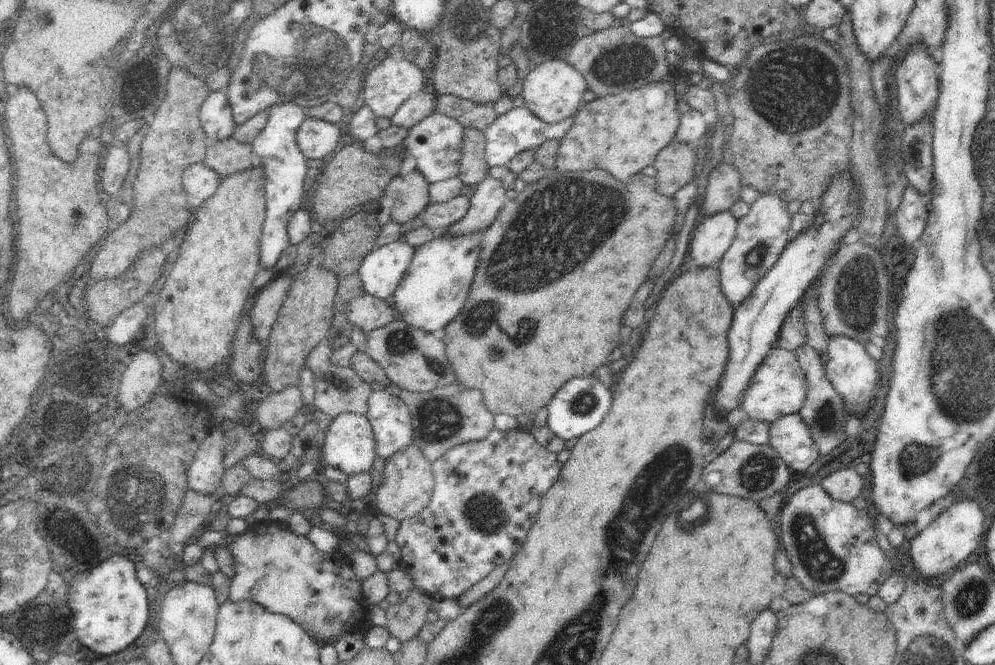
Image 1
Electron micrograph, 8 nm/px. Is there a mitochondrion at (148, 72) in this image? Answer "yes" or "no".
no

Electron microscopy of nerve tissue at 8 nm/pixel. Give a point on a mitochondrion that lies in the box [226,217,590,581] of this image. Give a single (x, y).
(485, 513)

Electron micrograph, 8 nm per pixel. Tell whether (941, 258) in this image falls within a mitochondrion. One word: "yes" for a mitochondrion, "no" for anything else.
no

